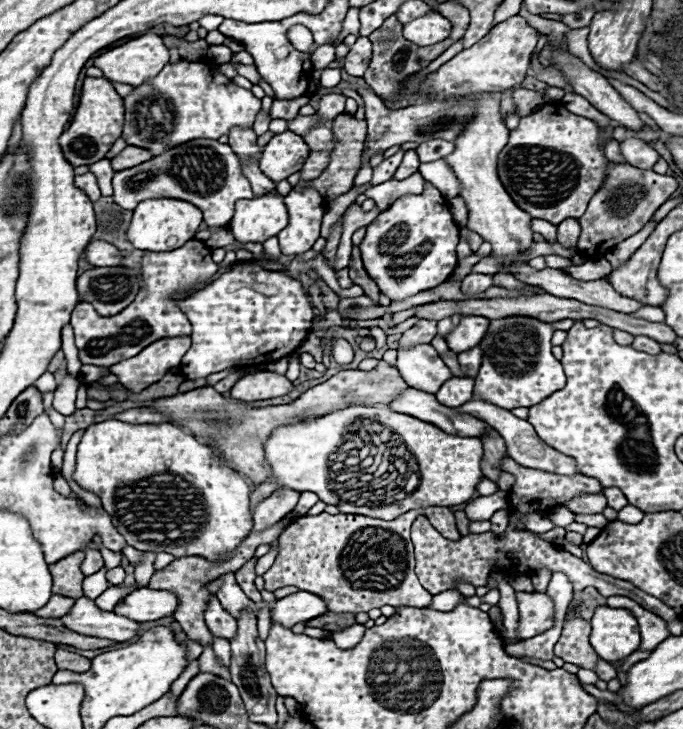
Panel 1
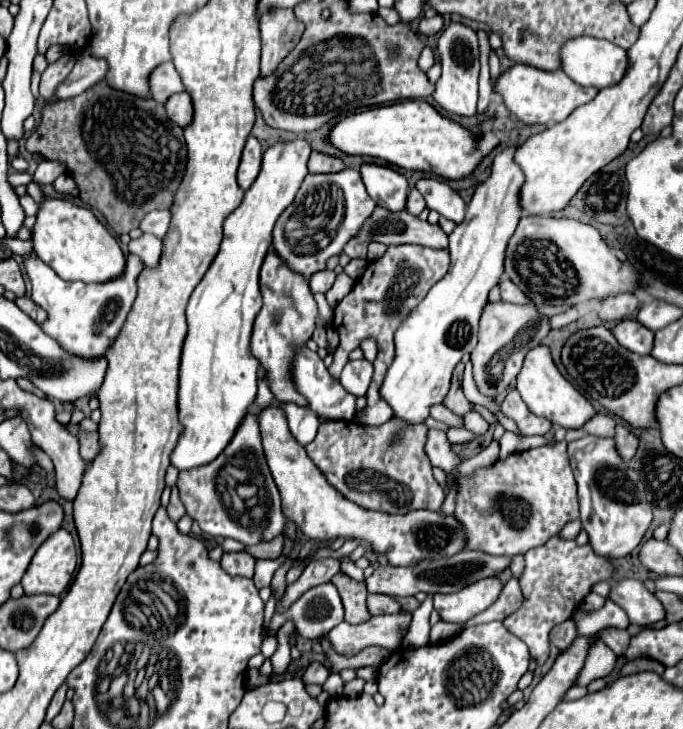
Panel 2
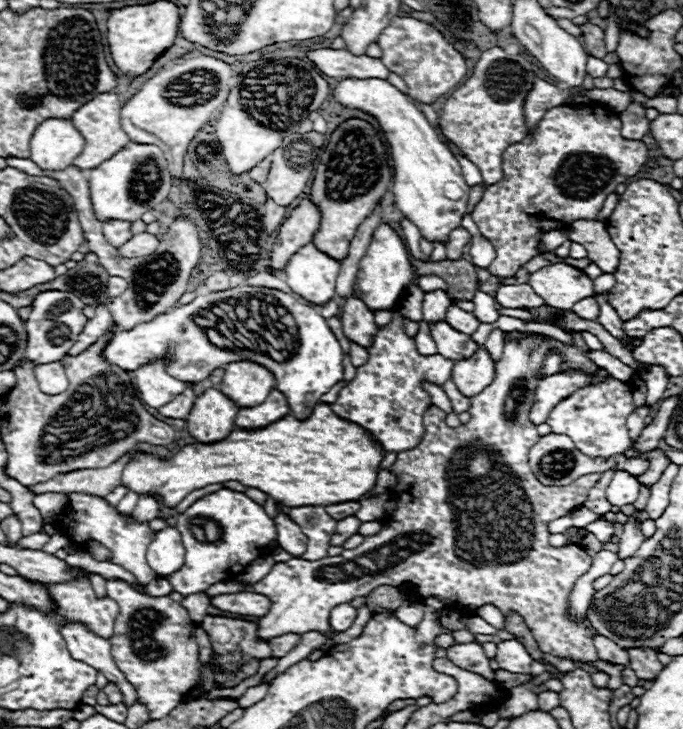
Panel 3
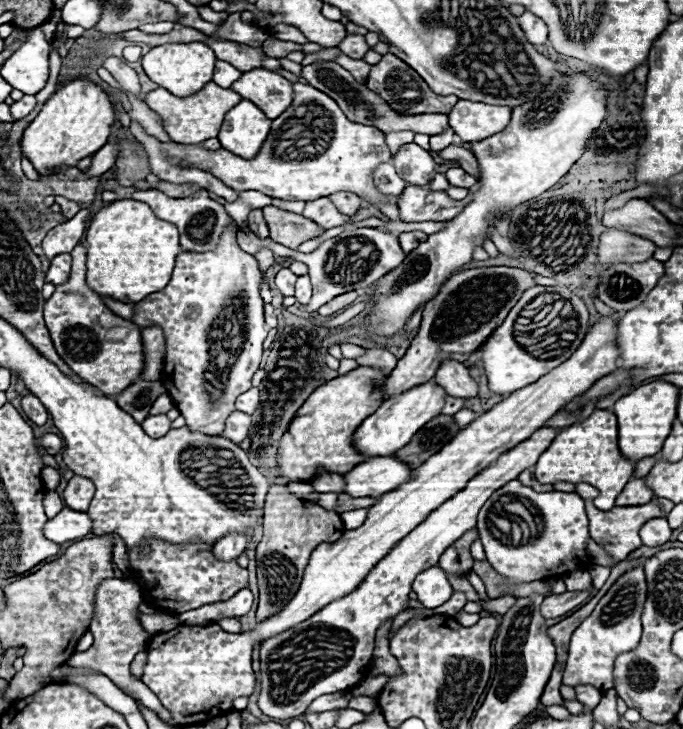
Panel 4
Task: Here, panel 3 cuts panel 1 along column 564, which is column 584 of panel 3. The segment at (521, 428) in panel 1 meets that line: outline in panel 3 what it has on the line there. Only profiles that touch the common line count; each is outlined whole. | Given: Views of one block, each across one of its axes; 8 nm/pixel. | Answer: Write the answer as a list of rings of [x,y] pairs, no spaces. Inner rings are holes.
[[[548,434],[548,436],[542,436],[530,450],[530,456],[528,456],[528,464],[534,472],[534,476],[538,478],[538,482],[542,482],[544,486],[566,486],[566,484],[572,484],[574,480],[586,476],[586,474],[594,474],[594,472],[600,472],[602,470],[608,470],[610,466],[622,466],[622,470],[626,470],[628,474],[634,474],[636,478],[642,476],[650,462],[648,460],[642,460],[642,458],[622,458],[622,456],[616,456],[612,460],[592,460],[592,458],[586,458],[586,454],[582,454],[580,450],[574,448],[572,440],[562,436],[562,434]]]

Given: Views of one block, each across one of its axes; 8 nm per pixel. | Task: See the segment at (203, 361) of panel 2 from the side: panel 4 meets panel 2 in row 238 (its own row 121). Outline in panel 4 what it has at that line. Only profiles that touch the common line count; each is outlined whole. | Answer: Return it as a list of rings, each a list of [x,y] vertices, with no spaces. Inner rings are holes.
[[[248,100],[238,102],[228,110],[222,122],[218,140],[224,150],[240,158],[254,158],[270,132],[272,120]]]

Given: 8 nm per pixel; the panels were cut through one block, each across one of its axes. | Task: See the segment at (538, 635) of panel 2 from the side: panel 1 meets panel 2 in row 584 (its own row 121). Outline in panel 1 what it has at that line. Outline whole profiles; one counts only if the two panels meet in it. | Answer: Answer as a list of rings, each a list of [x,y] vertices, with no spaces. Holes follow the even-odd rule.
[[[548,102],[538,112],[524,116],[520,124],[510,130],[508,144],[498,154],[498,178],[510,198],[532,218],[542,218],[552,224],[560,224],[564,218],[580,218],[586,212],[588,200],[604,182],[608,160],[604,158],[604,150],[598,144],[598,134],[600,130],[596,122],[568,112],[562,104]]]

